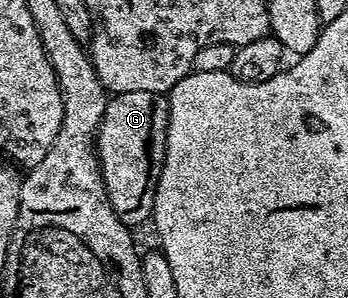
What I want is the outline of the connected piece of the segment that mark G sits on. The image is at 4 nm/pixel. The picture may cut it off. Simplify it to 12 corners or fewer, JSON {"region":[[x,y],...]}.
{"region":[[106,102],[98,166],[125,225],[151,220],[170,102]]}

